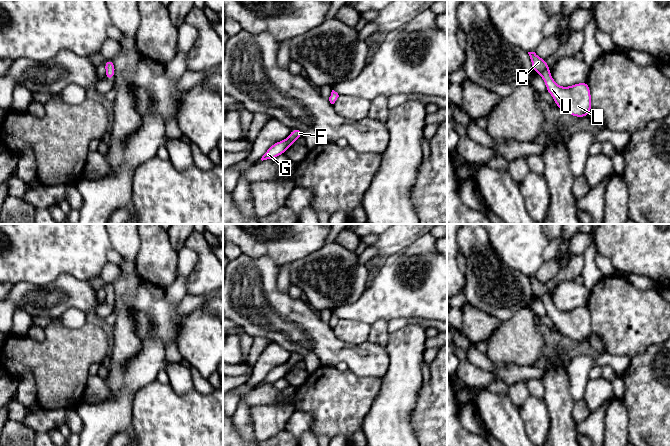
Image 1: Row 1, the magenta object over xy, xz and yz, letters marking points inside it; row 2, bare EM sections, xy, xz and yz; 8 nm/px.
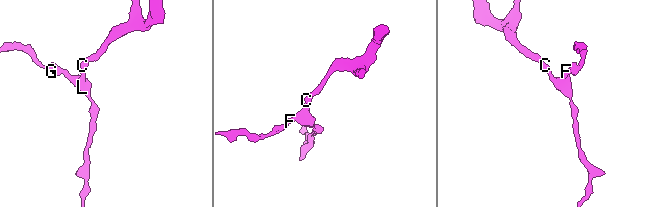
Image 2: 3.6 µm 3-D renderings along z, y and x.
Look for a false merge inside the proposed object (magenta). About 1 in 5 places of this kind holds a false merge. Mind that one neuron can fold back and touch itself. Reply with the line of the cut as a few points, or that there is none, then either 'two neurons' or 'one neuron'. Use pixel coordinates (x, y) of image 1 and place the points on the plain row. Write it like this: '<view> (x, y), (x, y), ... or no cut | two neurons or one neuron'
no cut | one neuron

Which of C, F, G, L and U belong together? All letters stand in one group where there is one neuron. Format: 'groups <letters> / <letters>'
groups C F G L U

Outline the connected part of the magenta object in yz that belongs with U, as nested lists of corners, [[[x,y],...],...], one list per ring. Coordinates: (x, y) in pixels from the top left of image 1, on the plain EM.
[[[528,276],[528,278],[533,295],[539,297],[545,305],[547,316],[552,319],[559,333],[575,341],[587,341],[592,333],[588,306],[578,307],[570,311],[560,311],[553,304],[547,286],[535,276]]]

